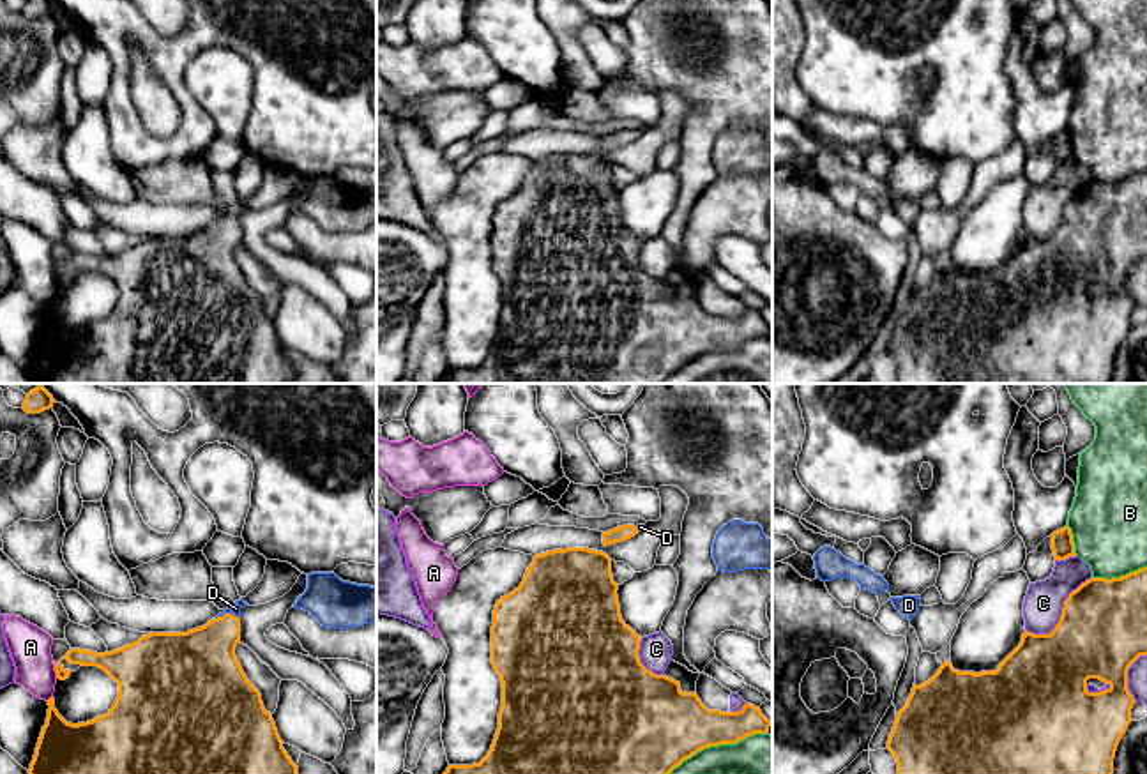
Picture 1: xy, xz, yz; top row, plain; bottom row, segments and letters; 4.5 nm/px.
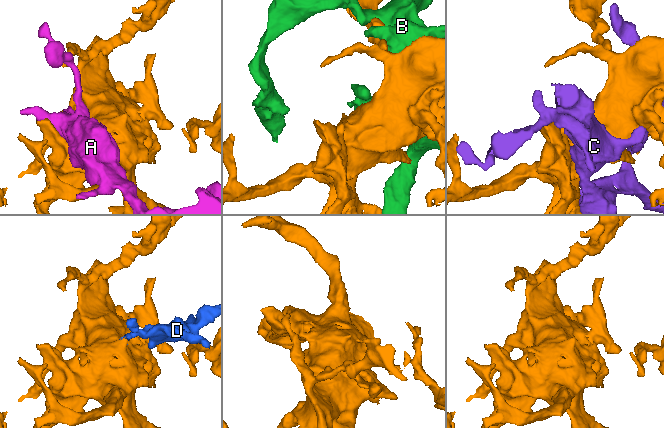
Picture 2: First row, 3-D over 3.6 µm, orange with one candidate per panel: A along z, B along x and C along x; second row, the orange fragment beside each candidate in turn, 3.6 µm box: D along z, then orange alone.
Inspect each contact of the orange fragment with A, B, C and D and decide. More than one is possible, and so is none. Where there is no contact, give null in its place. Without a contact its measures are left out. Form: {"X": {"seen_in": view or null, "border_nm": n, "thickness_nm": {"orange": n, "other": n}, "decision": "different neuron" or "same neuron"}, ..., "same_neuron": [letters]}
{"A": {"seen_in": "xy", "border_nm": 60, "thickness_nm": {"orange": 100, "other": 190}, "decision": "different neuron"}, "B": {"seen_in": "xz", "border_nm": 500, "thickness_nm": {"orange": 360, "other": 380}, "decision": "different neuron"}, "C": {"seen_in": "yz", "border_nm": 400, "thickness_nm": {"orange": 400, "other": 180}, "decision": "different neuron"}, "D": {"seen_in": "xy", "border_nm": 110, "thickness_nm": {"orange": 300, "other": 50}, "decision": "same neuron"}, "same_neuron": ["D"]}

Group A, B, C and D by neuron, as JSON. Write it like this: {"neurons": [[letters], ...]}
{"neurons": [["A"], ["B"], ["C"], ["D"]]}

